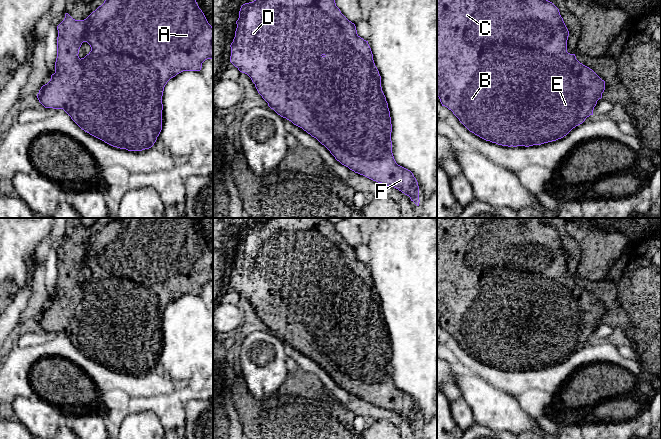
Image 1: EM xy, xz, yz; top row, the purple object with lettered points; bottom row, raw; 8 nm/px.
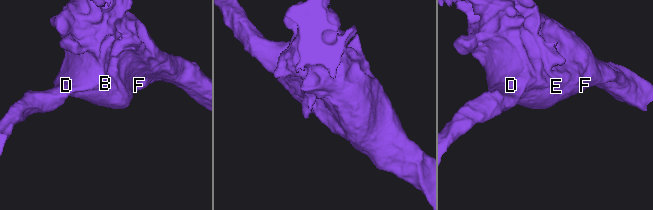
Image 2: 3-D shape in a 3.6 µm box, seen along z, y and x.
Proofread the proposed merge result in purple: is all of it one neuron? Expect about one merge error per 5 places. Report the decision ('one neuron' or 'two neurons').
one neuron

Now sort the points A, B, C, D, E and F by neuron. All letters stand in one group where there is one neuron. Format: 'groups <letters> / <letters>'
groups A B C D E F

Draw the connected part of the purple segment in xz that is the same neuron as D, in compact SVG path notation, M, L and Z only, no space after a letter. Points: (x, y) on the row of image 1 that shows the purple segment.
M254 0L241 6L236 24L230 62L251 78L271 109L316 138L342 165L398 189L419 206L416 178L396 163L392 153L390 111L371 48L357 34L355 24L341 13L335 0Z

